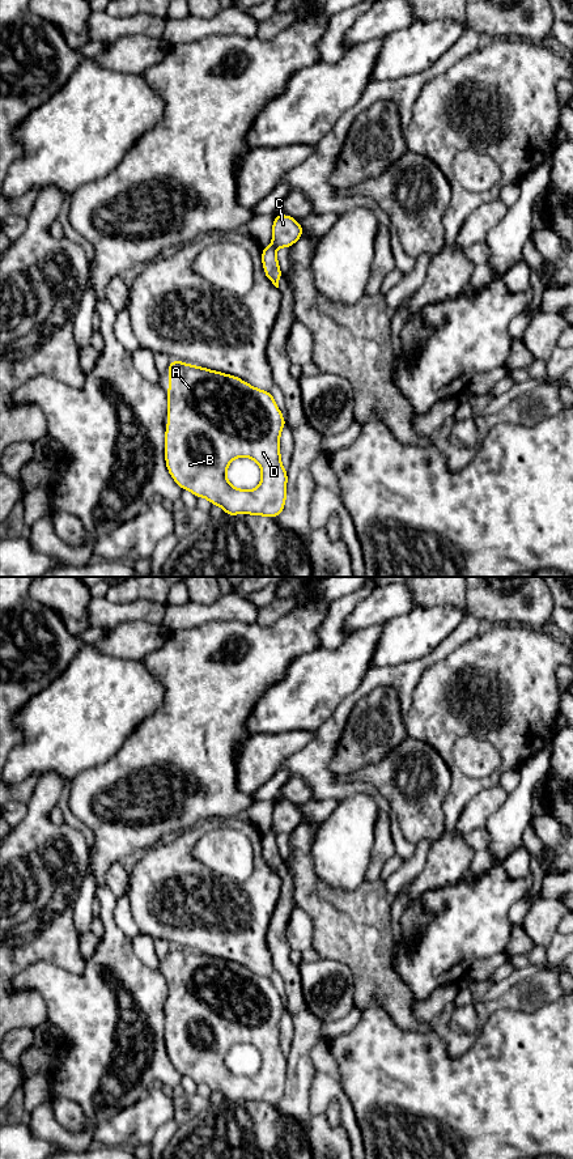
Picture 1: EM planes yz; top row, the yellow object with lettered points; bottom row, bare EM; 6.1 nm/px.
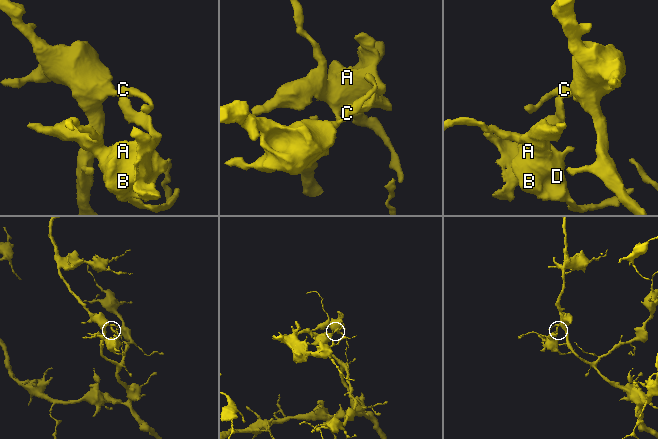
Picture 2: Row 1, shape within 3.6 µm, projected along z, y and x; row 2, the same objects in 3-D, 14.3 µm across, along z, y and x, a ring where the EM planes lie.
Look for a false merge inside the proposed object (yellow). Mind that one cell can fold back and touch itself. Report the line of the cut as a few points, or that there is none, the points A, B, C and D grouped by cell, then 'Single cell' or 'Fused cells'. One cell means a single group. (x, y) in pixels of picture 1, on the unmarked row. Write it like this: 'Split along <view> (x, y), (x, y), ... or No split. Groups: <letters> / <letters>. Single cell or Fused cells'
Split along yz (272, 831), (275, 833). Groups: A B D / C. Fused cells

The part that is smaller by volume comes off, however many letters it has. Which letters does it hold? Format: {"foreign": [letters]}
{"foreign": ["A", "B", "D"]}

